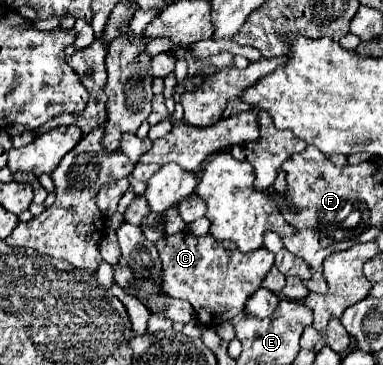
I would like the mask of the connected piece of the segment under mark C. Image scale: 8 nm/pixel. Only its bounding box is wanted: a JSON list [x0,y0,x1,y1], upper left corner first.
[156,230,274,326]

